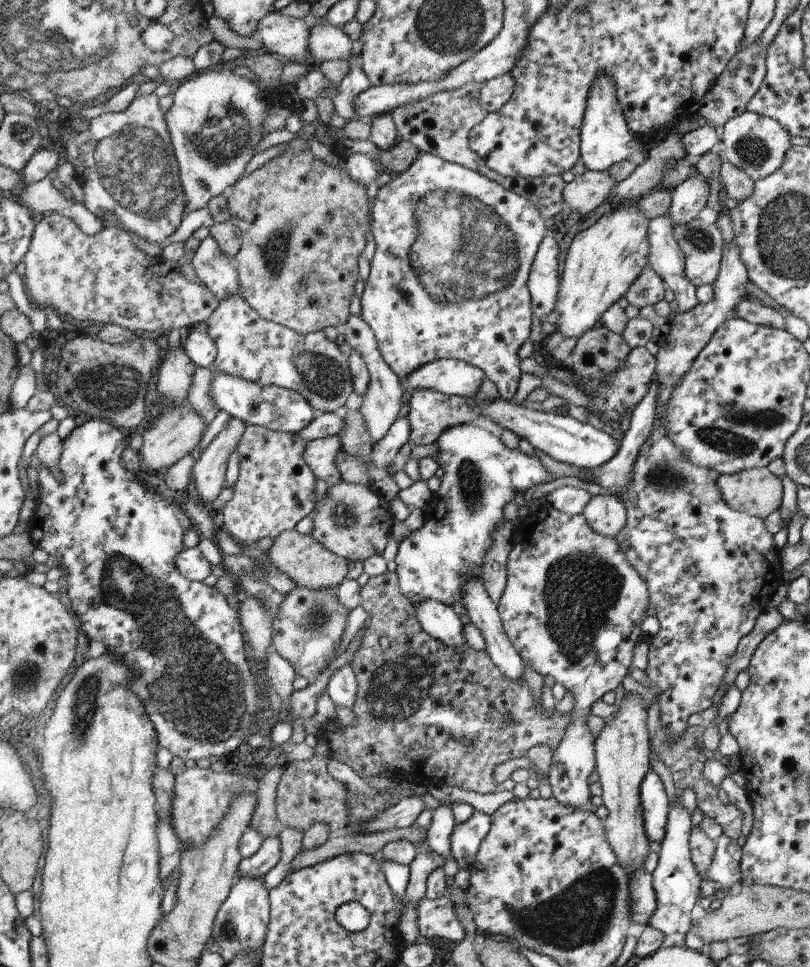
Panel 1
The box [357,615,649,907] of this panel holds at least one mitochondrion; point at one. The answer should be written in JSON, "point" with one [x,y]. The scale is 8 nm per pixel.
{"point":[396,689]}

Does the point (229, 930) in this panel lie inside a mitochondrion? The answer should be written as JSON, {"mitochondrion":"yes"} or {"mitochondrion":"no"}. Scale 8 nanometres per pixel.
{"mitochondrion":"yes"}

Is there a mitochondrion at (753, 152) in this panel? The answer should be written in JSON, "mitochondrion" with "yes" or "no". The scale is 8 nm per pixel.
{"mitochondrion":"yes"}

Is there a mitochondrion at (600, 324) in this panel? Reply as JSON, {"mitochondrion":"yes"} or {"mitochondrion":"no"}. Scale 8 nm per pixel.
{"mitochondrion":"no"}

